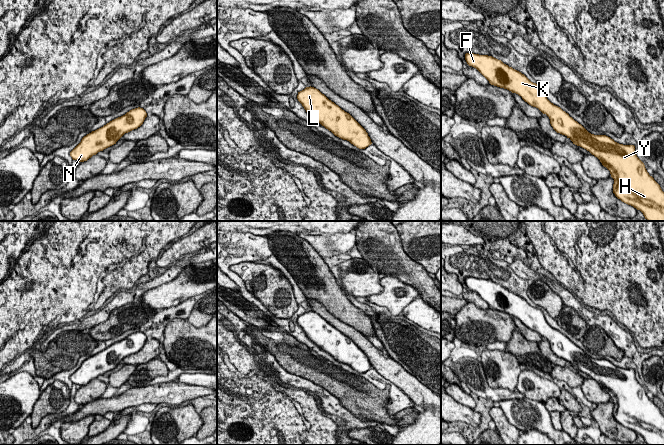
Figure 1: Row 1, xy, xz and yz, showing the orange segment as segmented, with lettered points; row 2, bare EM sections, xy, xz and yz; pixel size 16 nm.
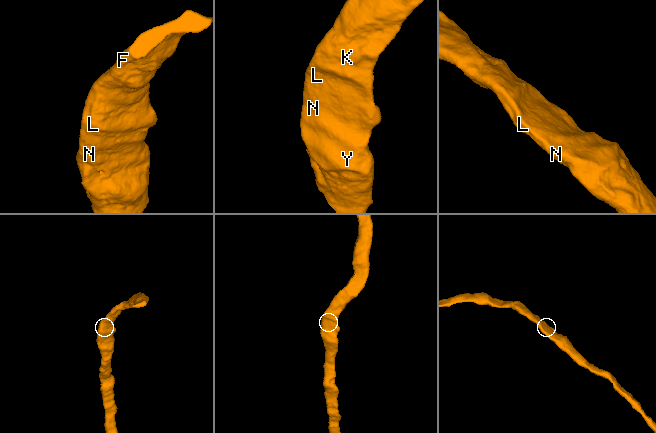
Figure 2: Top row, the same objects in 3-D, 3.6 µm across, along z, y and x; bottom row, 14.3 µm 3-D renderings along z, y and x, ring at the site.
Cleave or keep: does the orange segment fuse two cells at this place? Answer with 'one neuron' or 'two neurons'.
one neuron

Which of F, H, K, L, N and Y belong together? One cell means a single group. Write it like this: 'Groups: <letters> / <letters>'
Groups: F H K L N Y

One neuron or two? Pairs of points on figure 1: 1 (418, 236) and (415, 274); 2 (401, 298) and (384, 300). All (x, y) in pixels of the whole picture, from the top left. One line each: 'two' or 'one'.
1: two
2: one

